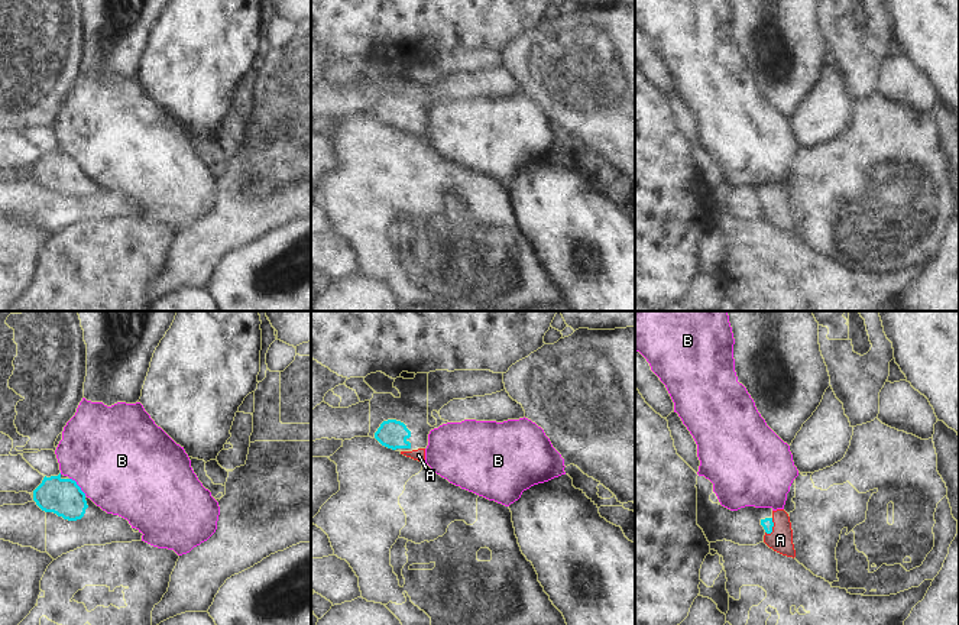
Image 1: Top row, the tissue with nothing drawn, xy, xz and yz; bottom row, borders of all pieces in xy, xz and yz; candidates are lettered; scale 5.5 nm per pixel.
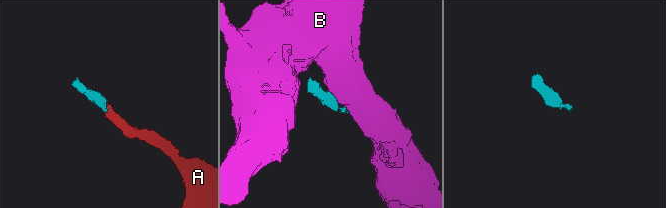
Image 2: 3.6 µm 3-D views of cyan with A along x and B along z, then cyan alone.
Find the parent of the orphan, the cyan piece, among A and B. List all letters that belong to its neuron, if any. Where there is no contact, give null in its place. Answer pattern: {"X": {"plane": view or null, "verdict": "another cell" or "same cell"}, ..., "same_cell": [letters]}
{"A": {"plane": "yz", "verdict": "same cell"}, "B": {"plane": "xy", "verdict": "another cell"}, "same_cell": ["A"]}

